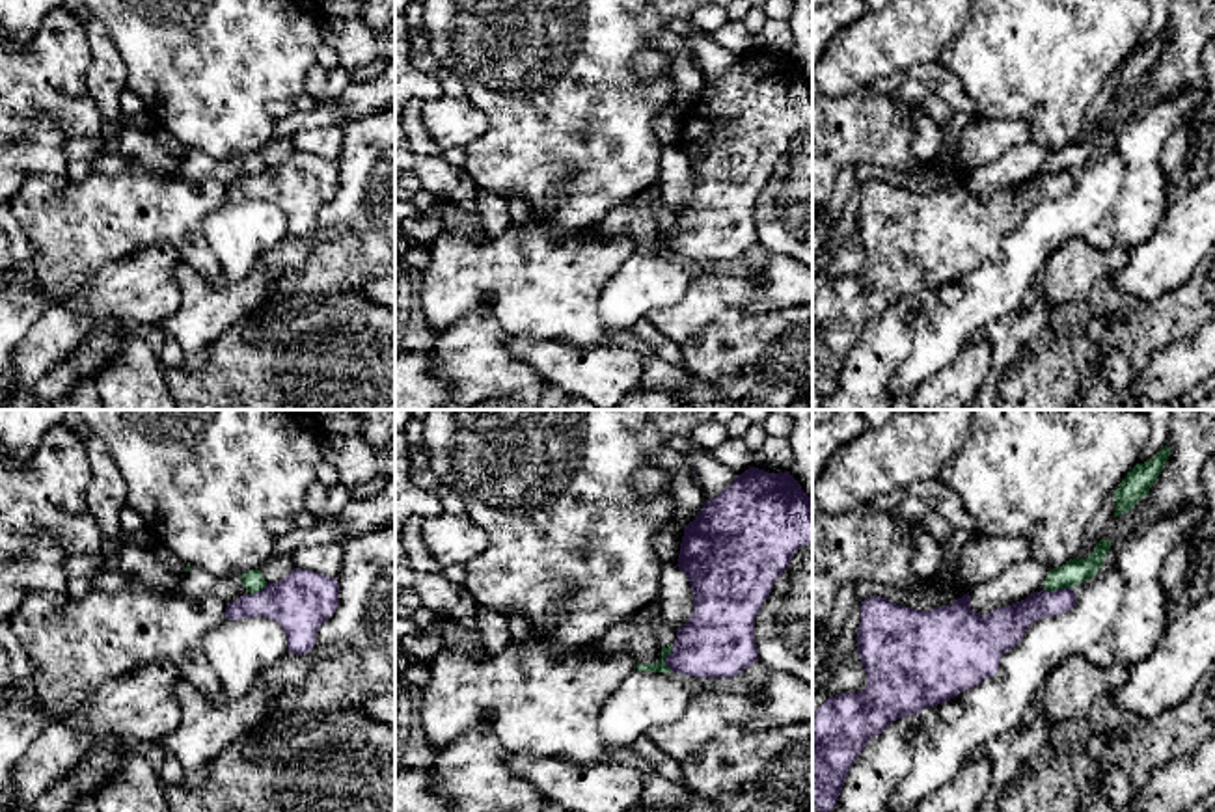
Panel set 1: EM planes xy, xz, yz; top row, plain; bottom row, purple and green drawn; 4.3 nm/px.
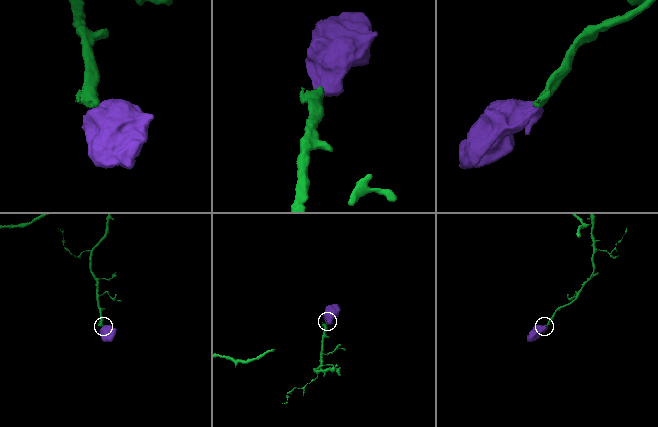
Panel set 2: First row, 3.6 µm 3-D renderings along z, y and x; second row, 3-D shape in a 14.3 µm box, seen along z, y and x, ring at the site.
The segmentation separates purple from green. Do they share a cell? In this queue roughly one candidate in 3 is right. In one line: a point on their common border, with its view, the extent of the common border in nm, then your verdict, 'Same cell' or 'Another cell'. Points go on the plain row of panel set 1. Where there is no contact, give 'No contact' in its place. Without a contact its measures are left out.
Touches purple at xz (666, 241). Shared border 120 nm. Another cell

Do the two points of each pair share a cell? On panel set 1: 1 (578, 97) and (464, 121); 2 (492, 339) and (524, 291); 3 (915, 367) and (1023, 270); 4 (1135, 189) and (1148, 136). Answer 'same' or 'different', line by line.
1: different
2: different
3: same
4: same

